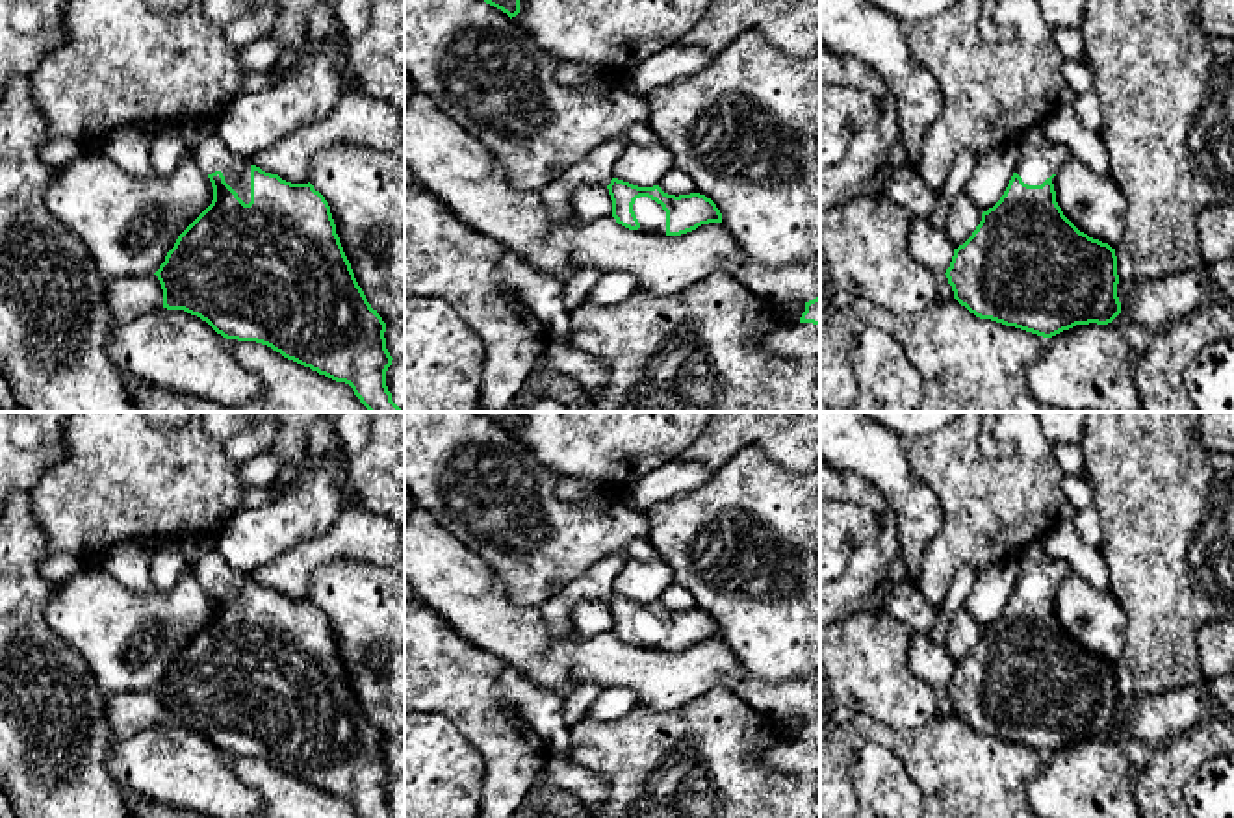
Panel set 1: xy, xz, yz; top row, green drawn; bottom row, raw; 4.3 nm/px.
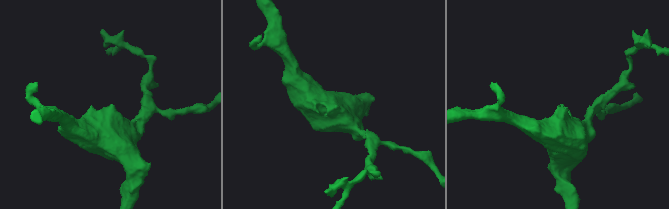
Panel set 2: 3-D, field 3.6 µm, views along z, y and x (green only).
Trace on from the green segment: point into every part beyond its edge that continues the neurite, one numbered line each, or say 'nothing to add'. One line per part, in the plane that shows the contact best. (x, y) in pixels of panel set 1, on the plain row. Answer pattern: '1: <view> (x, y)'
1: xy (212, 570)

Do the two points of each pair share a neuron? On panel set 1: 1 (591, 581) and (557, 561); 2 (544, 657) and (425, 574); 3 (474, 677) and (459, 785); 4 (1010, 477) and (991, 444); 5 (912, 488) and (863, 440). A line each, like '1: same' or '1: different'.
1: different
2: same
3: different
4: different
5: same

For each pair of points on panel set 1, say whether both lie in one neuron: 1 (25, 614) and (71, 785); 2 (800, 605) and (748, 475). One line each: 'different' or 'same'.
1: same
2: same

